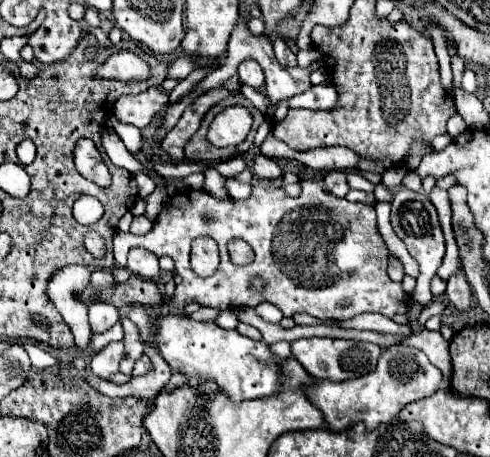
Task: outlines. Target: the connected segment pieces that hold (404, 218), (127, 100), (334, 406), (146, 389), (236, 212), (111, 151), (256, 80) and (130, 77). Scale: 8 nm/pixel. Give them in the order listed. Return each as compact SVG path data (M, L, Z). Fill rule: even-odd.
M400 188L392 198L392 220L390 222L392 222L392 228L398 234L398 238L406 244L410 256L420 264L420 276L416 280L416 290L414 290L412 298L418 304L428 304L432 300L430 280L434 278L434 274L444 258L444 234L440 228L438 212L436 212L434 204L422 192L412 192L408 188Z
M148 88L146 92L138 96L122 96L114 104L114 116L124 122L138 128L144 128L150 124L154 114L164 106L168 100L168 94L160 88Z
M390 346L382 352L378 366L374 372L346 380L346 382L330 382L330 380L314 380L310 386L300 386L308 400L322 410L324 424L330 432L342 432L362 422L366 430L374 430L378 424L392 420L406 404L416 402L420 398L432 396L442 382L442 372L430 364L426 354L418 348L408 346Z
M144 344L144 352L152 352L152 366L154 370L150 370L146 376L134 378L128 384L114 384L110 380L102 380L94 374L86 376L86 382L100 394L104 396L136 396L136 398L154 398L162 386L168 384L170 380L170 366L166 366L164 358L158 354L158 346L152 344Z
M268 182L254 184L254 192L248 200L216 200L204 190L188 190L182 188L180 194L171 196L164 204L162 212L158 214L154 228L144 234L136 236L130 232L116 232L114 236L114 258L118 266L126 264L126 256L132 248L146 248L154 252L156 256L170 256L176 264L178 274L184 278L182 284L175 288L172 300L168 302L174 314L184 314L184 308L190 302L198 302L200 306L210 306L216 310L238 310L242 306L258 306L260 302L268 300L270 304L278 306L284 316L292 318L294 314L310 314L320 320L326 318L352 318L362 312L378 312L388 318L394 314L408 314L410 312L410 302L408 294L404 292L400 282L390 282L390 276L386 274L386 258L388 250L386 244L378 232L376 226L376 212L370 204L364 202L348 202L346 198L338 198L330 192L326 192L320 184L316 182L304 182L302 194L298 198L286 196L284 188L272 186ZM198 236L212 236L218 242L220 248L220 266L210 278L200 278L192 272L190 268L190 242ZM230 240L244 240L252 246L254 250L254 262L236 266L232 264L228 256L228 242ZM252 276L262 276L266 280L266 290L262 294L254 294L248 288L248 282ZM342 300L350 300L348 306L342 306Z
M104 130L104 132L102 132L102 144L104 144L104 150L106 150L108 158L112 160L112 164L125 168L132 174L136 172L146 172L146 168L126 150L122 140L116 136L116 132Z
M244 60L238 66L238 76L240 76L240 82L242 84L248 84L248 86L252 86L256 90L264 84L264 70L254 60Z
M122 50L98 66L98 76L100 78L118 78L120 82L134 82L134 80L149 78L150 68L134 52Z

